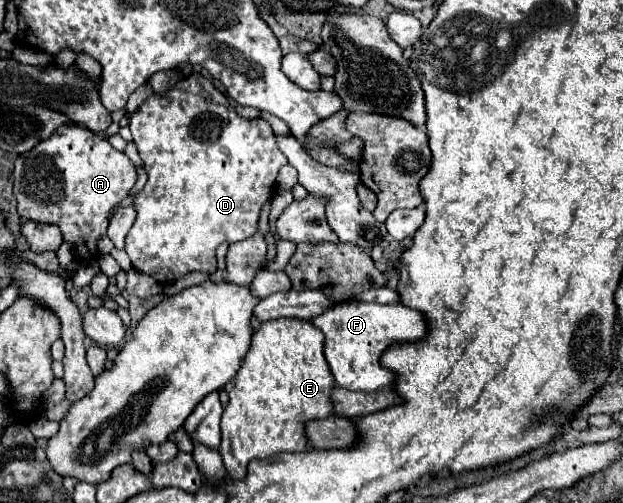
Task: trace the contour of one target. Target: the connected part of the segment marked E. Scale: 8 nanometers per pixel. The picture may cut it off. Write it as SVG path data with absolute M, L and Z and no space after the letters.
M276 318L262 322L254 332L250 350L242 362L242 370L236 374L234 384L230 388L230 400L222 414L222 444L220 454L226 466L226 472L234 480L242 480L246 476L246 466L254 458L266 458L280 452L304 452L308 448L308 440L304 436L304 422L326 418L332 414L330 392L334 386L334 378L330 368L326 366L326 358L322 354L324 334L312 326L312 322L298 318Z

